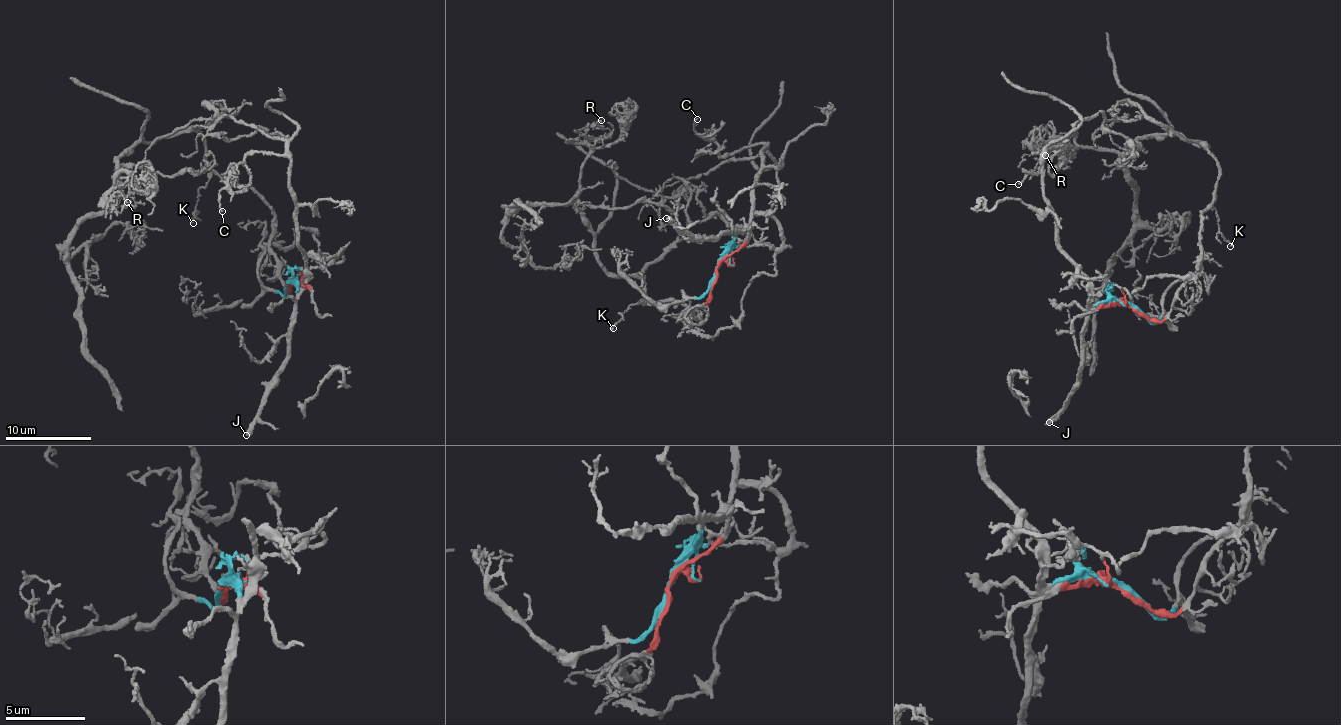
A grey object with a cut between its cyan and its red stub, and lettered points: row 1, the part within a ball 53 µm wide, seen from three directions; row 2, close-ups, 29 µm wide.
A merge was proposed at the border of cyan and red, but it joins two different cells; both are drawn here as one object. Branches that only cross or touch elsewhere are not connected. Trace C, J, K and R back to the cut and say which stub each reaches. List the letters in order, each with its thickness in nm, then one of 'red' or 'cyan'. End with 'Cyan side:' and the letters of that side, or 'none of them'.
C: calibre 140 nm; cyan
J: calibre 400 nm; cyan
K: calibre 160 nm; red
R: calibre 200 nm; red
Cyan side: C, J

